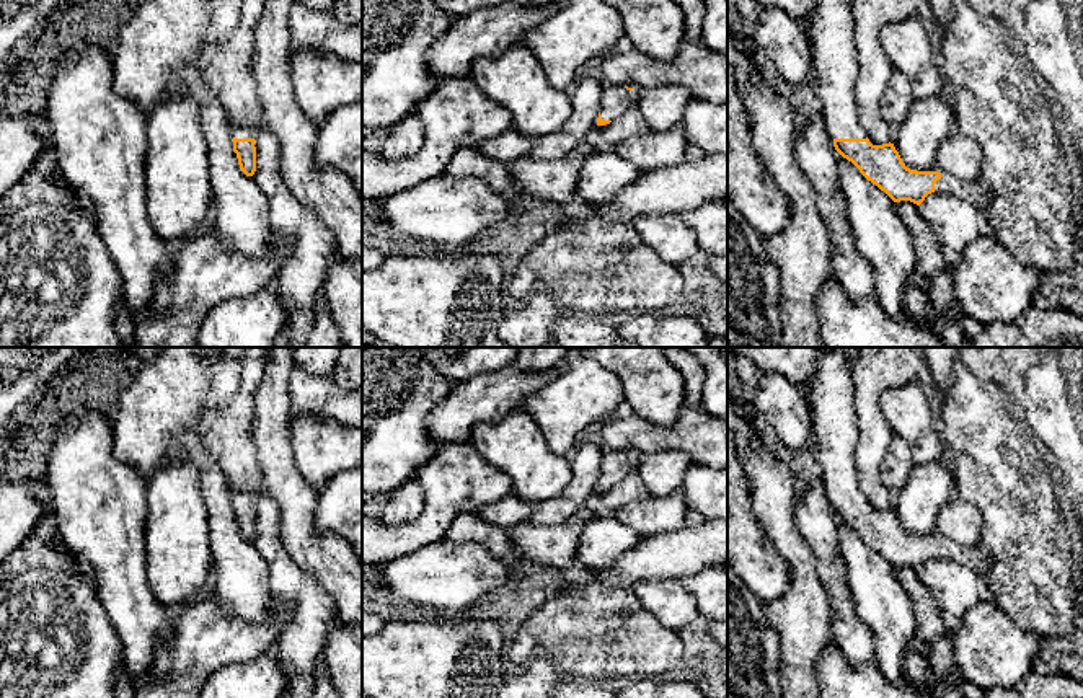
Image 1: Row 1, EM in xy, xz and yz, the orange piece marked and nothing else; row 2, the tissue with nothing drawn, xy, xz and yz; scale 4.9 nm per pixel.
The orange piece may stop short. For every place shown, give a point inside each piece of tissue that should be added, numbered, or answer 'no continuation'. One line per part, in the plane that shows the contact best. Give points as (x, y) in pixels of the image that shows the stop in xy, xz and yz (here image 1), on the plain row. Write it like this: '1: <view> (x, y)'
1: yz (832, 397)
2: yz (974, 556)

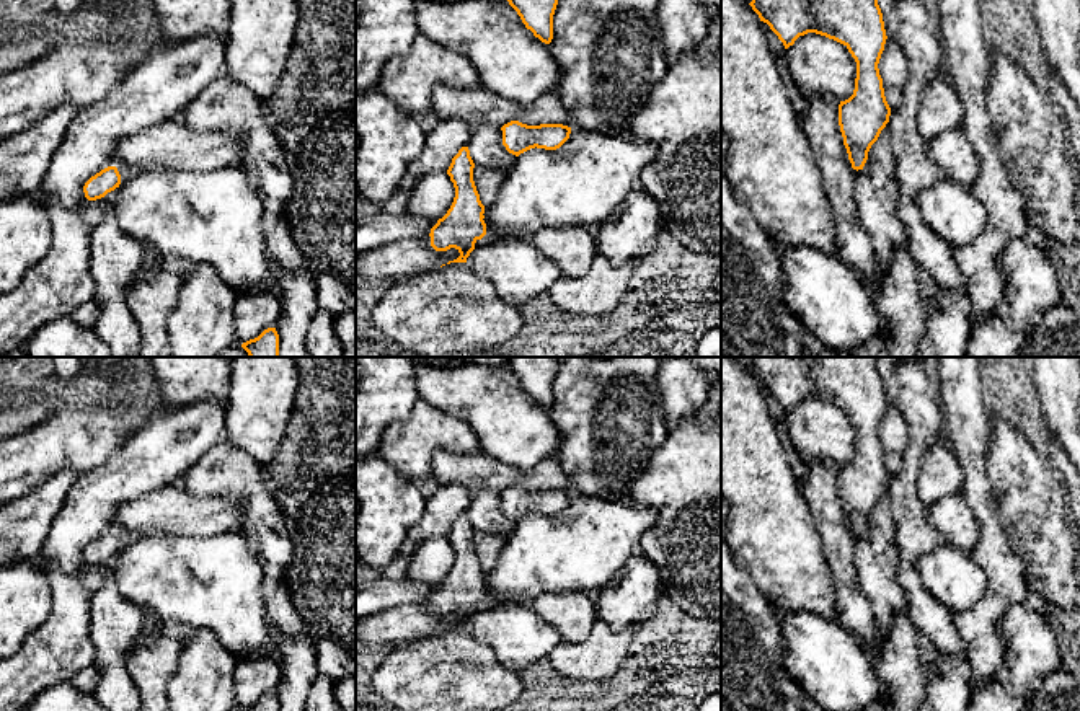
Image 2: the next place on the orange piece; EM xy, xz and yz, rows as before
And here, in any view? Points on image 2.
no continuation

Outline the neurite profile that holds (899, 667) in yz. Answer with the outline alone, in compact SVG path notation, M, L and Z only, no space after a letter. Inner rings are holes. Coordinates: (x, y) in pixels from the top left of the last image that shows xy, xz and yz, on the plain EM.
M899 610L889 634L881 644L874 665L886 683L889 711L920 711L927 670L918 659L918 633L910 610Z

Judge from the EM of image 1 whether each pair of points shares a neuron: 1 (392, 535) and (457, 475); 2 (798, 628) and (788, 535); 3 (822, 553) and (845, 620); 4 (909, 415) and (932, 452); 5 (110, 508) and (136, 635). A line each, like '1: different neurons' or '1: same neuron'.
1: same neuron
2: same neuron
3: same neuron
4: same neuron
5: same neuron

